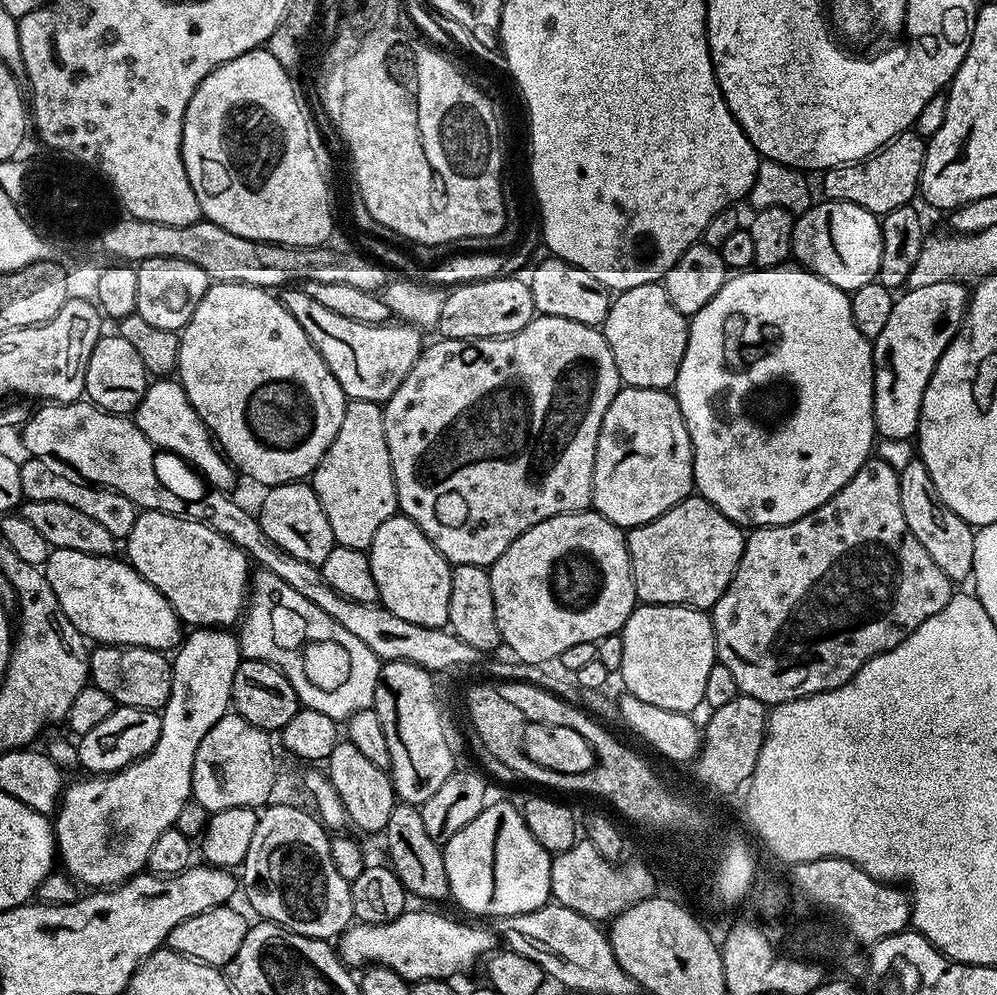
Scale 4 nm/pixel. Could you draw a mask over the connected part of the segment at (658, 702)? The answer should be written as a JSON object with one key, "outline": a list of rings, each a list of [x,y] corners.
{"outline":[[[640,604],[632,609],[630,618],[624,623],[619,633],[622,638],[622,666],[618,673],[619,679],[624,679],[627,695],[634,698],[642,698],[642,702],[651,702],[653,706],[662,706],[662,710],[674,710],[675,712],[695,713],[696,707],[704,704],[706,694],[706,677],[710,670],[718,663],[716,659],[716,635],[712,629],[712,618],[707,611],[698,608],[687,608],[684,604]]]}

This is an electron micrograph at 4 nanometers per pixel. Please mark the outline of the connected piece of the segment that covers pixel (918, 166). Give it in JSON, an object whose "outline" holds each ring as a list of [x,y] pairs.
{"outline":[[[909,130],[884,145],[880,151],[873,152],[865,160],[856,160],[853,164],[840,164],[837,168],[827,169],[822,176],[823,199],[854,202],[870,210],[877,218],[883,218],[890,210],[898,210],[898,206],[912,204],[920,191],[925,147],[925,137]]]}

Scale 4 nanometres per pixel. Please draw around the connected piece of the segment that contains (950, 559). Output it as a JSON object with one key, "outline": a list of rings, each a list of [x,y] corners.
{"outline":[[[914,458],[910,466],[900,473],[900,493],[902,494],[902,515],[906,517],[906,526],[910,526],[910,534],[922,542],[926,554],[934,558],[938,570],[946,574],[949,580],[959,582],[968,580],[974,566],[974,538],[976,533],[973,525],[966,523],[946,502],[942,502],[942,494],[934,486],[934,478],[930,478],[930,470],[926,470],[919,458]]]}

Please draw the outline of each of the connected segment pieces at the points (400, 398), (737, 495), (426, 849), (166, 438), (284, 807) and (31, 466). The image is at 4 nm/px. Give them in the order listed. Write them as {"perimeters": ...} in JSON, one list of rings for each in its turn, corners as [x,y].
{"perimeters":[[[[539,314],[532,317],[531,322],[522,326],[509,336],[491,336],[490,338],[478,338],[477,340],[446,340],[437,339],[437,344],[432,344],[423,349],[420,357],[414,362],[410,374],[406,374],[404,381],[394,390],[394,394],[383,405],[384,429],[386,430],[386,446],[390,450],[390,462],[392,463],[392,473],[396,483],[396,502],[399,511],[405,516],[409,516],[424,533],[430,538],[430,542],[441,554],[447,558],[449,564],[479,564],[481,566],[491,566],[491,564],[502,555],[509,546],[517,540],[526,530],[538,526],[546,518],[554,518],[558,514],[567,512],[583,512],[592,502],[592,479],[594,478],[594,454],[598,446],[598,434],[602,430],[602,418],[606,418],[606,410],[610,410],[610,402],[620,393],[622,381],[618,374],[618,366],[614,366],[614,354],[610,354],[610,346],[606,342],[603,331],[599,327],[591,328],[582,322],[570,322],[570,318],[554,318],[553,316],[541,316]]],[[[781,266],[778,268],[753,267],[749,271],[729,275],[722,286],[722,290],[718,290],[718,294],[714,294],[714,298],[710,298],[710,302],[706,302],[706,306],[702,306],[702,310],[698,310],[698,314],[691,317],[688,326],[686,354],[682,358],[682,366],[678,370],[678,378],[674,385],[674,395],[678,406],[682,410],[682,418],[686,422],[686,430],[690,434],[690,442],[692,443],[692,479],[694,481],[695,491],[703,496],[704,499],[711,502],[719,512],[726,514],[726,518],[730,518],[741,526],[789,524],[798,518],[802,518],[806,514],[810,514],[814,510],[818,510],[818,506],[822,506],[831,496],[838,494],[838,490],[842,490],[842,486],[846,486],[846,482],[850,482],[850,478],[854,478],[854,474],[858,474],[860,467],[873,455],[874,441],[878,436],[876,419],[872,413],[873,341],[865,338],[858,330],[858,326],[854,326],[854,318],[850,314],[850,302],[848,301],[849,293],[843,292],[838,286],[834,286],[830,282],[826,282],[822,277],[814,275],[814,273],[809,272],[808,269],[803,266],[792,267],[793,266]]],[[[397,803],[382,833],[382,839],[388,843],[388,856],[392,859],[390,867],[409,897],[416,899],[417,896],[420,900],[449,899],[443,847],[436,844],[430,834],[426,834],[426,825],[422,822],[422,814],[417,805]]],[[[153,379],[148,385],[142,402],[136,407],[134,421],[151,444],[157,449],[173,452],[186,460],[213,489],[231,489],[231,484],[238,479],[237,473],[218,447],[212,433],[208,431],[208,427],[194,410],[179,379]]],[[[295,803],[273,804],[258,815],[258,826],[254,826],[254,838],[250,838],[250,850],[242,865],[242,896],[264,922],[280,924],[292,932],[309,936],[315,940],[331,941],[339,937],[353,923],[350,902],[351,883],[338,874],[330,858],[330,836],[323,824],[311,811],[295,808]]],[[[34,456],[25,461],[20,464],[22,494],[25,501],[66,502],[66,506],[74,506],[74,510],[82,510],[82,514],[102,522],[102,526],[106,526],[106,530],[110,530],[112,536],[128,537],[138,515],[136,504],[130,498],[124,497],[113,488],[99,487],[81,479],[61,460]]]]}

